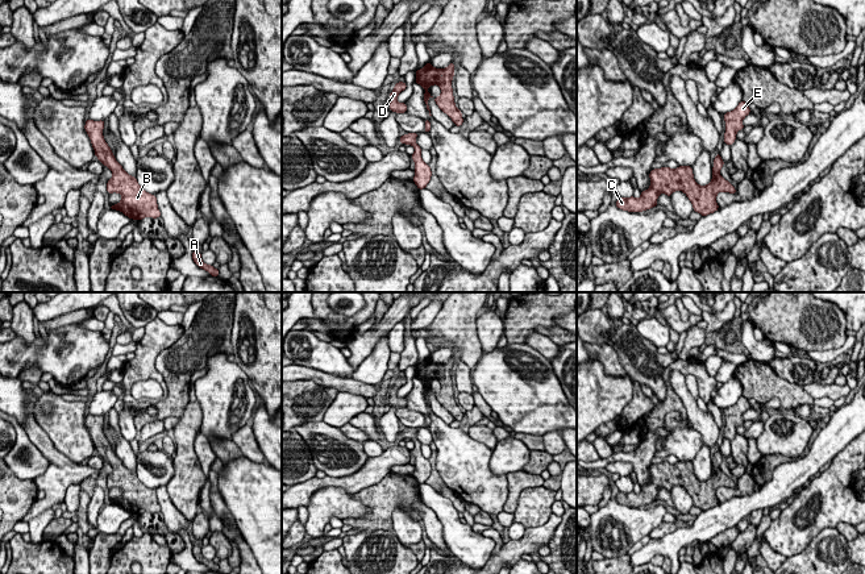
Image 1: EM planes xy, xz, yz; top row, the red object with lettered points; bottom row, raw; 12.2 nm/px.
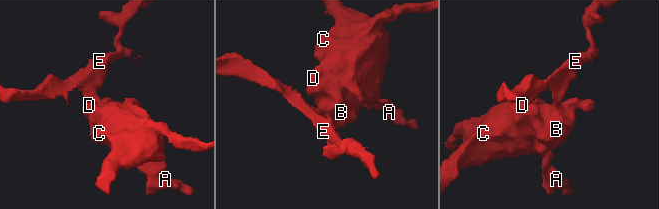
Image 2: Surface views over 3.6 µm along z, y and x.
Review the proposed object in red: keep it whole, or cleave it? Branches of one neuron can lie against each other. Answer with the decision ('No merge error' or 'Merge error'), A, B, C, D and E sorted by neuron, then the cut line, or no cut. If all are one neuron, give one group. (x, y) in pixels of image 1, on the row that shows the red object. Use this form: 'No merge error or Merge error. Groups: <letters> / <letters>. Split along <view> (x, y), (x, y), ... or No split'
No merge error. Groups: A B C D E. No split

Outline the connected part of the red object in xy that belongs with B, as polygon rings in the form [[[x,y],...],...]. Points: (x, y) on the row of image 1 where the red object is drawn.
[[[87,118],[84,129],[91,140],[95,155],[113,174],[107,183],[107,192],[117,192],[122,196],[121,201],[111,208],[120,211],[130,220],[134,219],[137,221],[144,217],[161,217],[155,195],[147,194],[138,184],[137,178],[130,176],[115,159],[115,155],[103,136],[104,120],[93,121]]]

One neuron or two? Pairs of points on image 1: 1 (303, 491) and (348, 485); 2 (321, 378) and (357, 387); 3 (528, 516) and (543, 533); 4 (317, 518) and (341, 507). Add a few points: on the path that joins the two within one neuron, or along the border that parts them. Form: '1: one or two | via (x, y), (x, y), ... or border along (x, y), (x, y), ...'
1: one | via (314, 485), (337, 482)
2: one | via (331, 381), (348, 386)
3: two | border along (552, 514), (543, 524), (527, 528)
4: one | via (323, 512), (328, 507), (336, 507)

